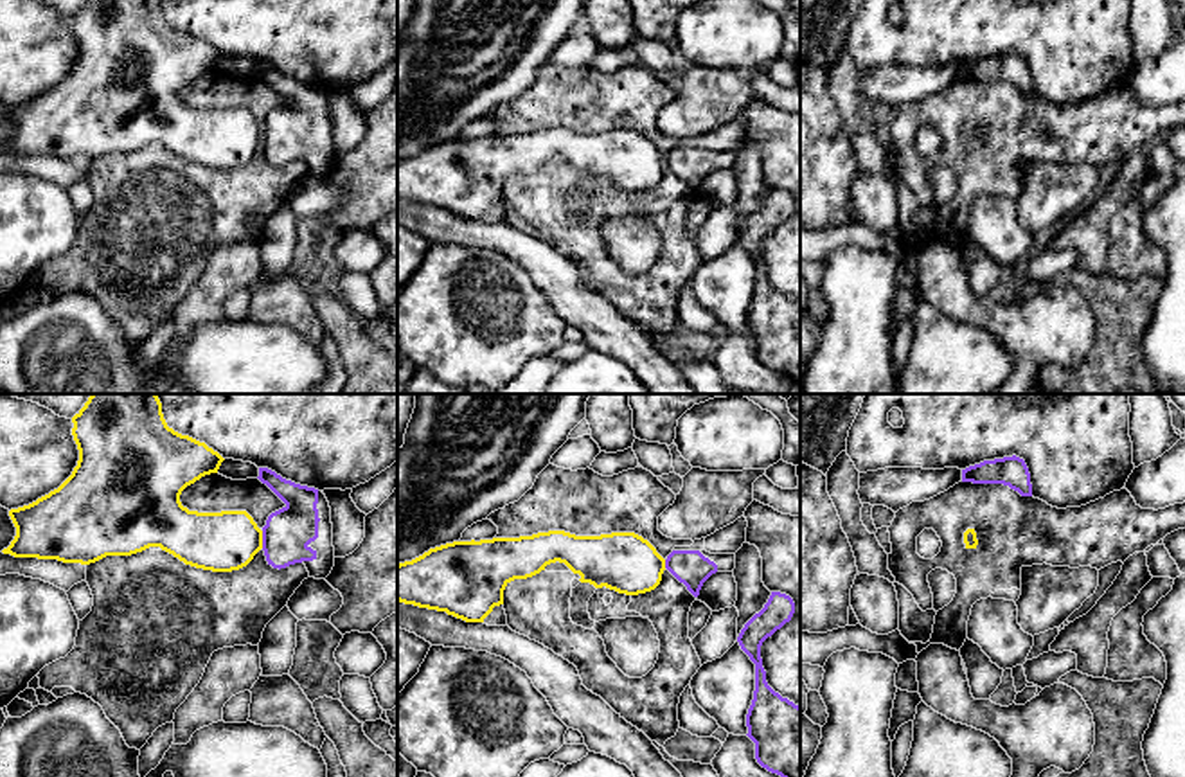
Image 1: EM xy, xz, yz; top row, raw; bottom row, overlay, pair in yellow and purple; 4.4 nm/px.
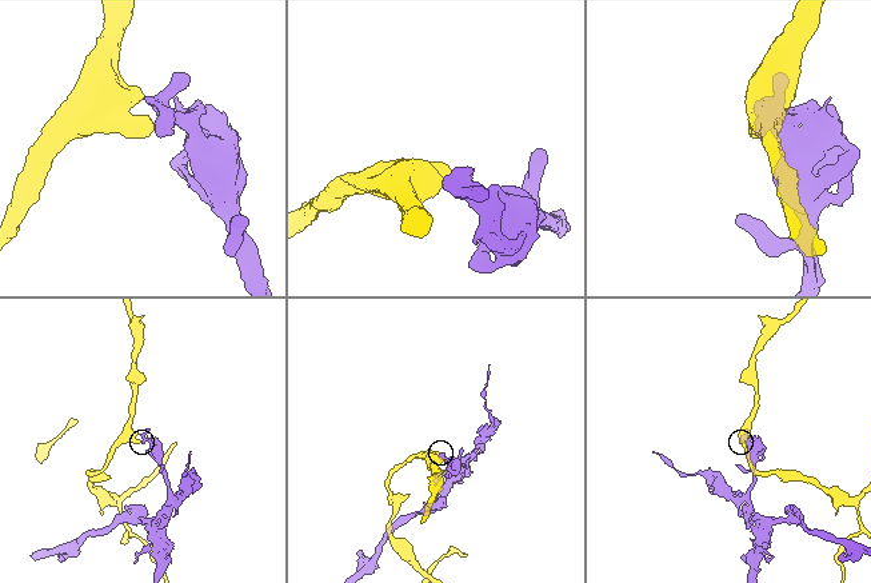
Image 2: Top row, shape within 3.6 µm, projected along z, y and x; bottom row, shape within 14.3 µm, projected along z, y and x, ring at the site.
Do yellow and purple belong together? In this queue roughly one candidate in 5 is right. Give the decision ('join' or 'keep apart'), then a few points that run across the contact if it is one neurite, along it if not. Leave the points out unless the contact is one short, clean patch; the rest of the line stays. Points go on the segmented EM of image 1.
keep apart

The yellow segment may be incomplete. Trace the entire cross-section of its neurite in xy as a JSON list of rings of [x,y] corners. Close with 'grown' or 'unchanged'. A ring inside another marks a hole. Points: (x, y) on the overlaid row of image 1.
[[[92,394],[72,423],[77,466],[58,489],[9,511],[16,536],[4,554],[90,565],[106,556],[131,556],[160,547],[185,565],[232,572],[246,567],[263,549],[263,531],[246,511],[198,513],[182,505],[182,491],[201,477],[218,473],[225,459],[205,442],[169,428],[156,394]]]; unchanged

